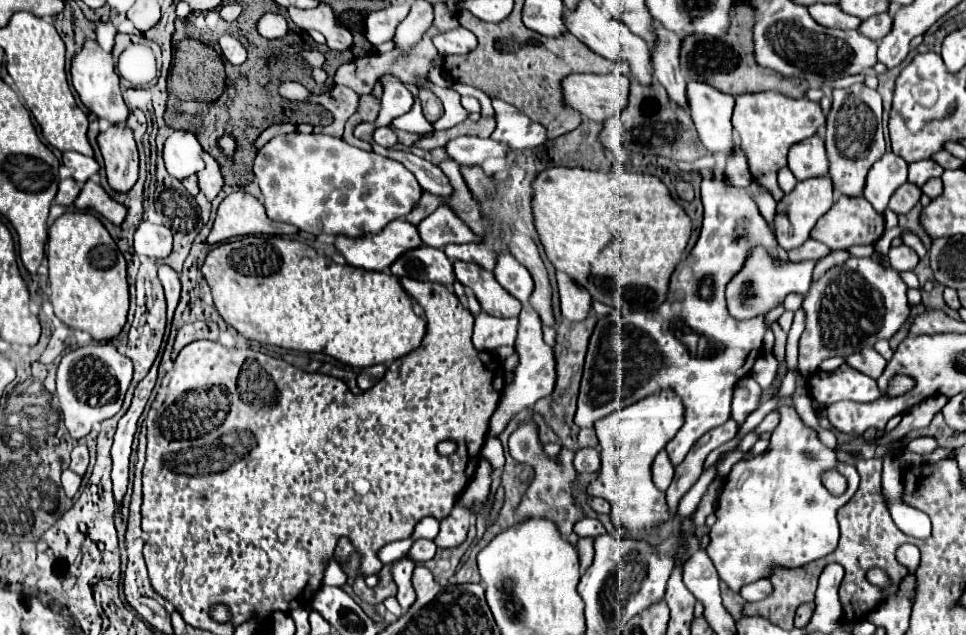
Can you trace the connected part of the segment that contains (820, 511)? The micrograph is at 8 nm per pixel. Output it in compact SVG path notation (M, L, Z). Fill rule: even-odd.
M783 405L783 407L777 407L777 413L781 415L781 421L779 421L779 425L775 427L775 431L771 433L769 449L767 449L763 455L749 457L749 459L747 459L747 471L745 471L745 469L741 471L741 461L739 461L739 463L735 463L735 465L733 465L733 469L729 471L727 481L725 481L723 491L721 491L721 497L719 497L719 505L717 505L717 509L715 509L717 523L709 529L707 555L709 555L709 559L713 561L715 569L719 571L721 581L723 581L723 583L727 583L727 585L729 585L735 593L739 593L739 589L741 589L743 585L747 585L747 583L753 583L753 581L759 581L759 579L769 577L769 575L771 575L771 565L801 567L801 565L805 565L805 563L809 563L809 561L815 561L815 559L819 559L819 557L825 557L825 555L833 553L833 551L835 551L835 547L837 547L837 541L839 541L839 525L837 525L835 513L837 513L837 509L839 509L843 503L847 503L847 501L853 497L853 493L855 493L855 491L857 491L857 487L859 487L859 475L857 475L855 467L849 467L849 465L845 465L845 463L839 463L839 465L837 465L835 451L833 451L833 449L829 449L829 447L825 447L825 445L817 439L817 433L815 433L813 429L809 429L809 427L805 427L805 425L801 423L801 419L799 419L799 415L795 413L795 409L791 409L791 407L785 407L785 405ZM829 467L837 467L837 471L849 479L849 481L847 481L847 491L845 491L841 497L831 495L831 493L829 493L829 491L821 485L821 481L819 481L821 471L825 471L825 469L829 469Z

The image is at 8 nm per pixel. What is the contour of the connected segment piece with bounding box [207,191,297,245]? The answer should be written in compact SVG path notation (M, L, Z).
M237 191L237 193L227 195L221 201L213 229L207 237L207 243L215 245L215 243L221 243L231 237L257 235L257 233L295 235L297 229L287 223L271 221L265 215L265 207L259 199L255 199L253 195L249 195L245 191Z

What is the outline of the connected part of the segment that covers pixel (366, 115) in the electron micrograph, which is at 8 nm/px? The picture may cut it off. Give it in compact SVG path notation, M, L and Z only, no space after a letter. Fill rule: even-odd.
M361 95L359 97L359 107L357 111L349 117L347 125L345 125L345 133L343 133L343 139L349 143L349 145L357 145L357 141L353 141L353 129L359 125L359 123L373 123L377 119L381 111L381 101L375 97L375 95Z

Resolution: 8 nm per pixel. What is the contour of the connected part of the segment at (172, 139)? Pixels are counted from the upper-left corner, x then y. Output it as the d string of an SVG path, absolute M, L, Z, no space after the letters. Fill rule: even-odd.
M175 129L163 147L163 159L169 175L175 179L185 179L197 171L203 169L203 159L201 159L201 145L197 137L189 131Z

